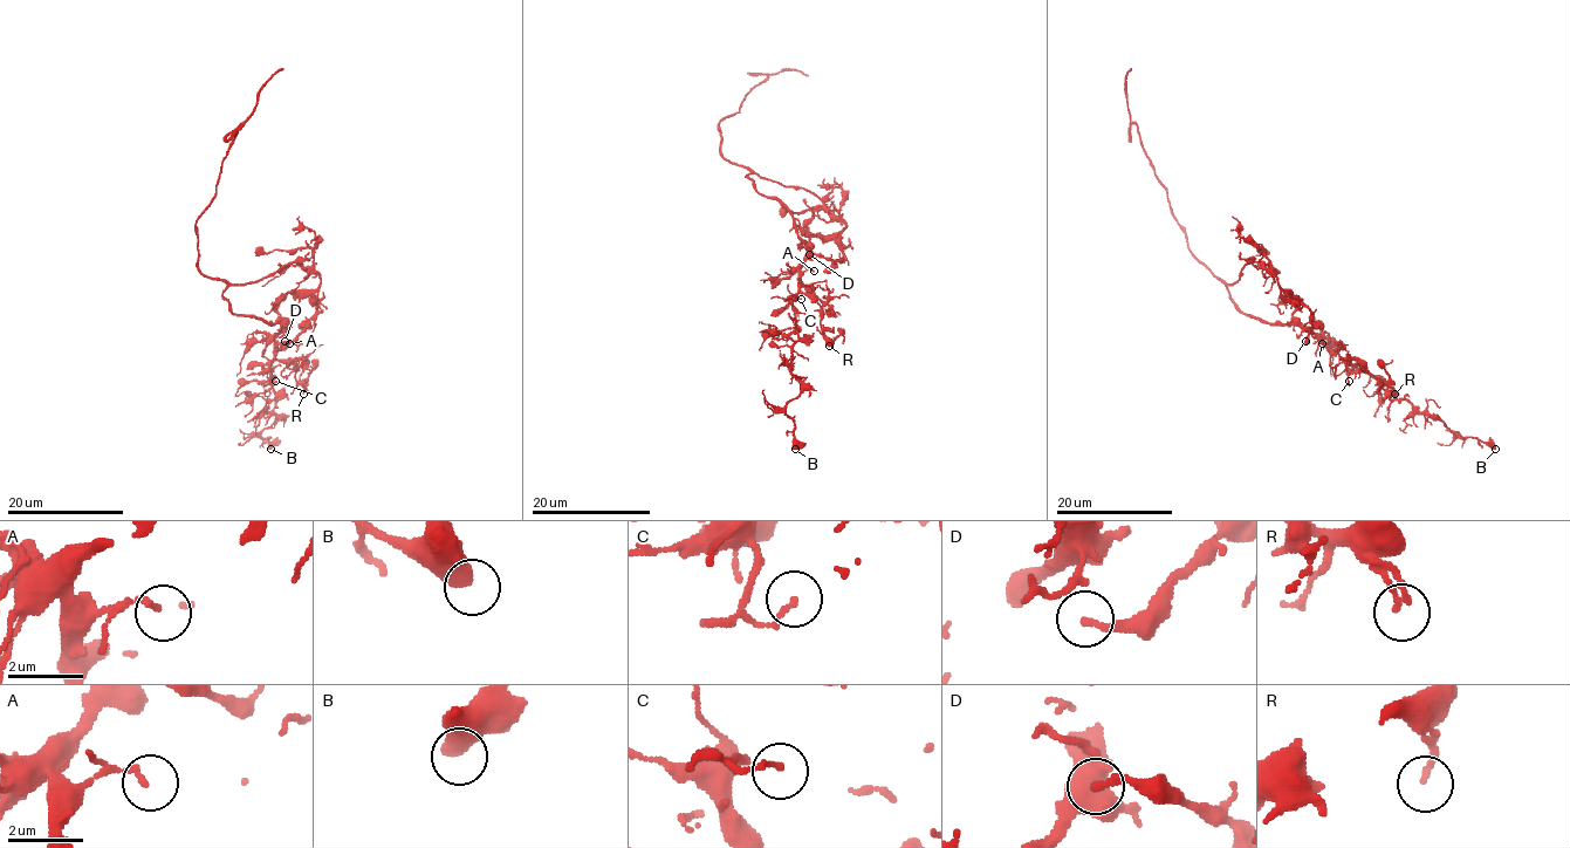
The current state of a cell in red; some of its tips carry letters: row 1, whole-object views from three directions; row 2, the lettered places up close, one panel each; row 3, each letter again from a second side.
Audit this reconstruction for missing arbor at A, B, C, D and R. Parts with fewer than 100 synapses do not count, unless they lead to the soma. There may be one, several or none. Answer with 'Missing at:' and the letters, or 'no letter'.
Missing at: no letter

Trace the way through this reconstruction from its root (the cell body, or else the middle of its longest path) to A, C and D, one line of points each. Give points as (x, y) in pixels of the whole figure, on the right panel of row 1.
A: (1246, 314), (1268, 323), (1302, 325), (1322, 343)
C: (1246, 314), (1268, 323), (1304, 326), (1345, 363), (1349, 381)
D: (1246, 314), (1226, 286), (1240, 278), (1247, 264), (1260, 262), (1291, 300), (1310, 312), (1311, 330), (1305, 341)

